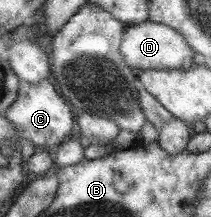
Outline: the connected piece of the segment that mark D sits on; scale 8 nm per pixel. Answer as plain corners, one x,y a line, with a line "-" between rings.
147,21
140,25
131,24
126,31
122,44
122,53
126,62
143,72
150,69
190,69
194,62
194,48
189,44
185,34
166,23

